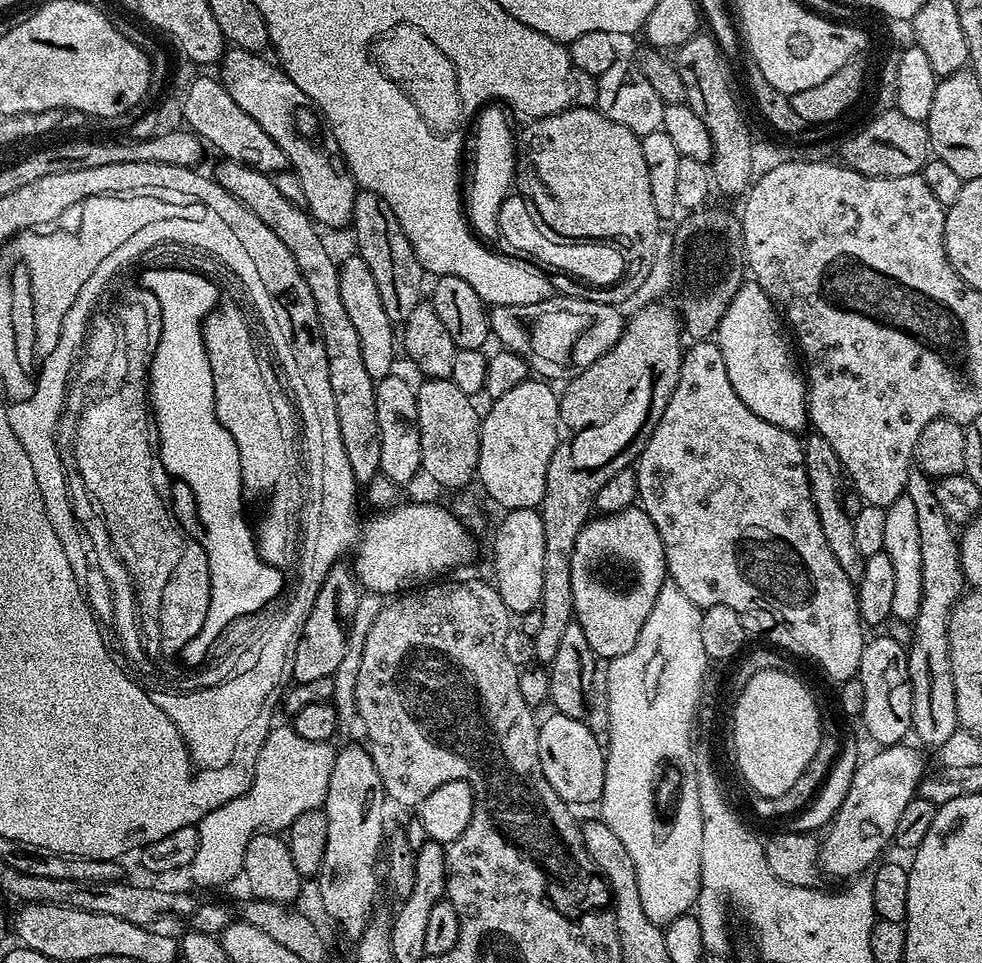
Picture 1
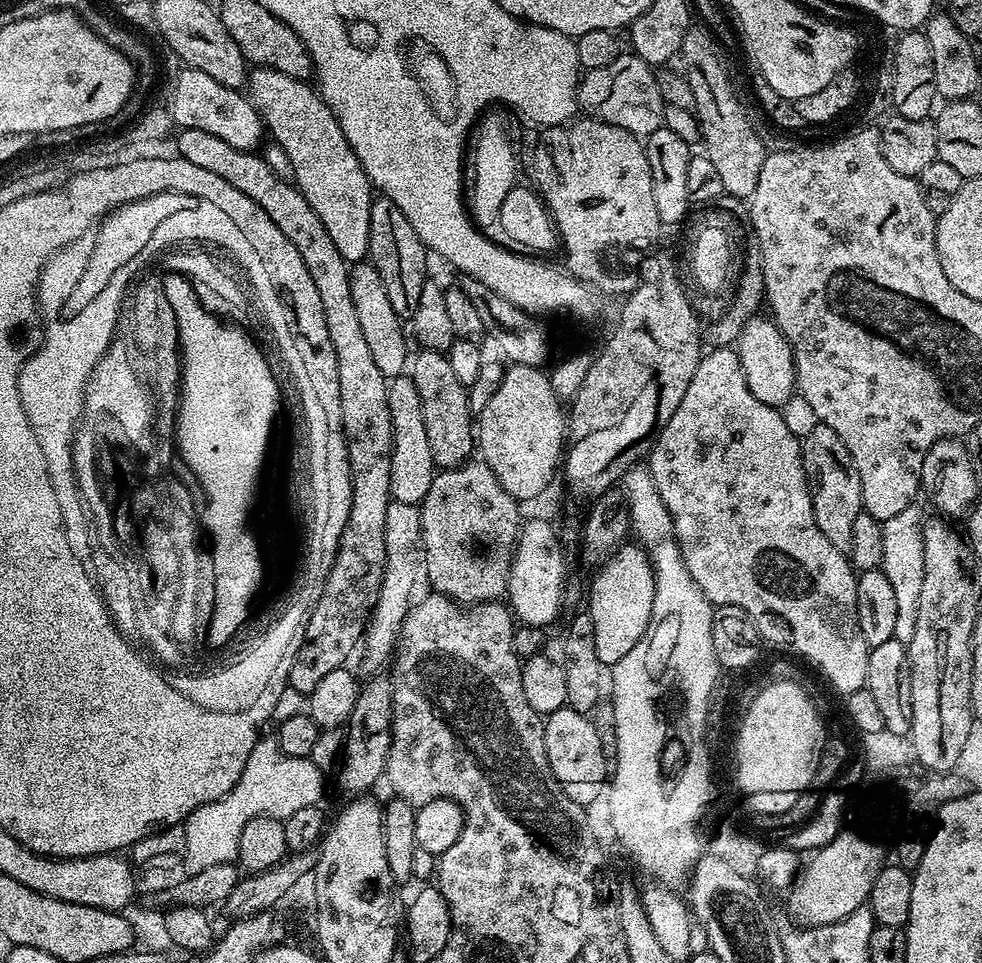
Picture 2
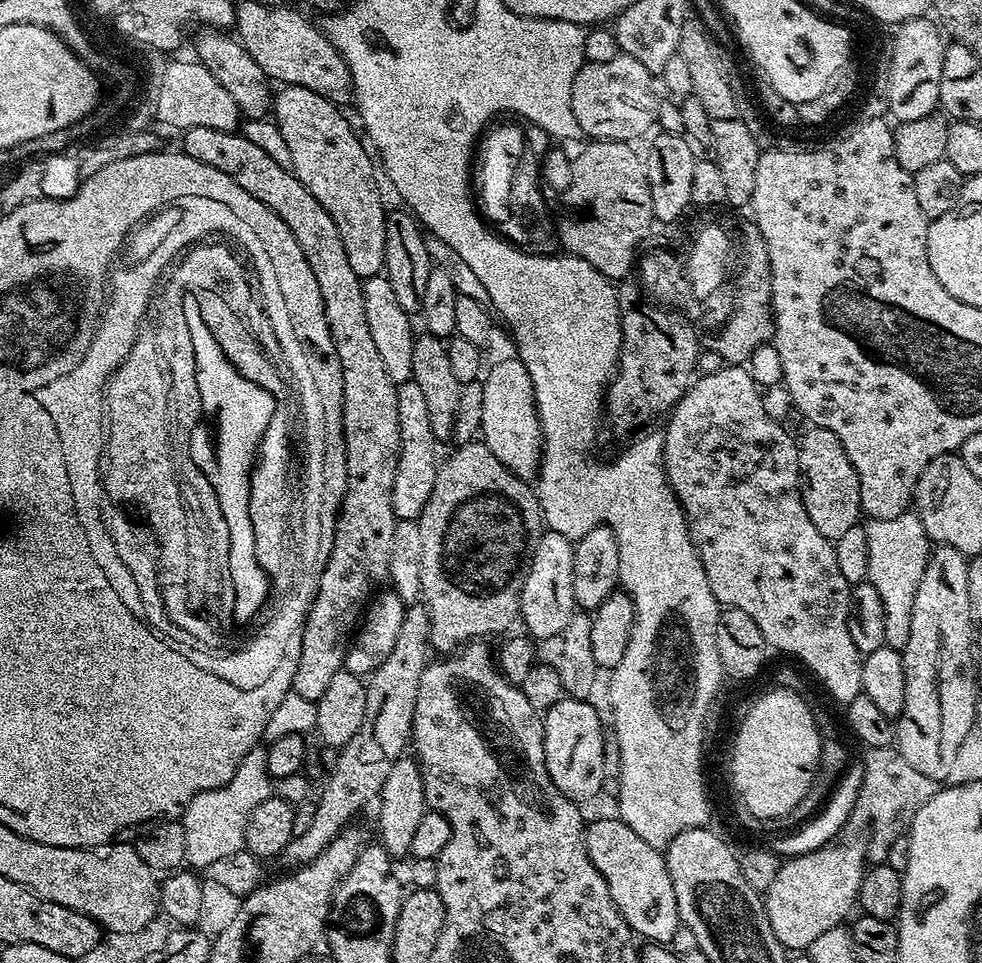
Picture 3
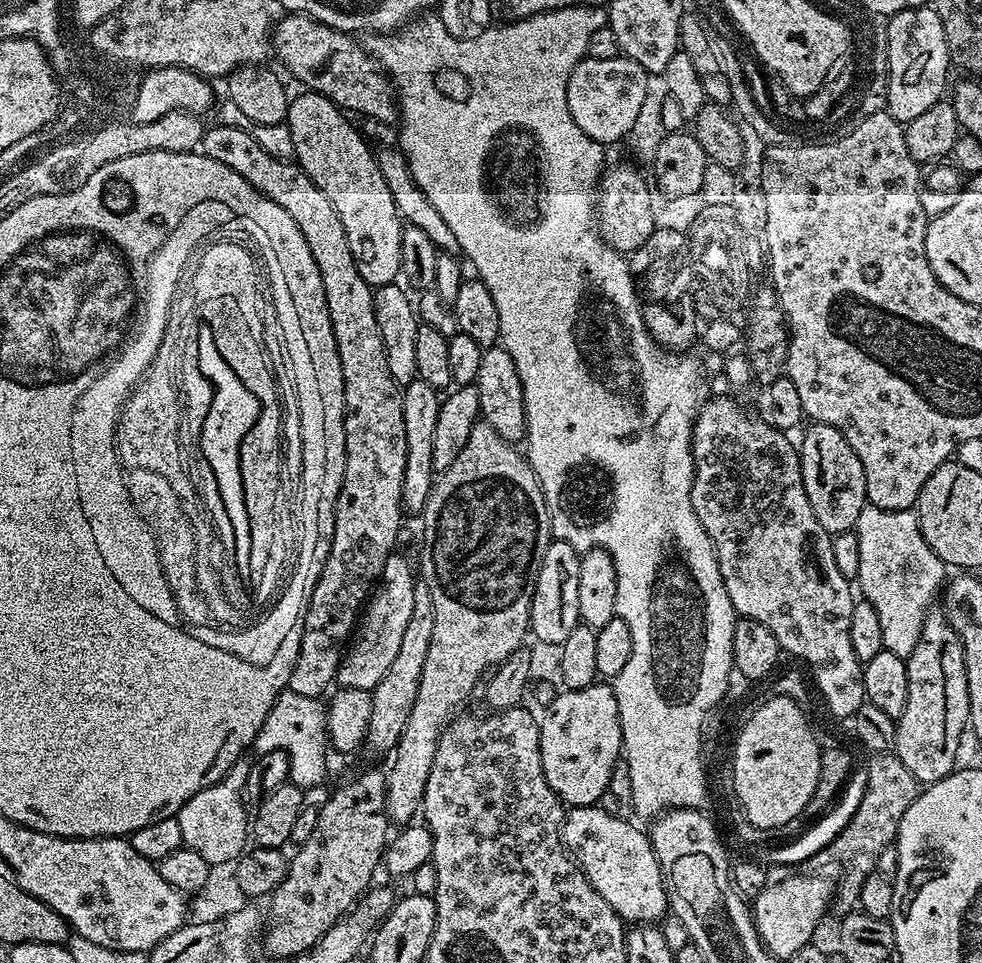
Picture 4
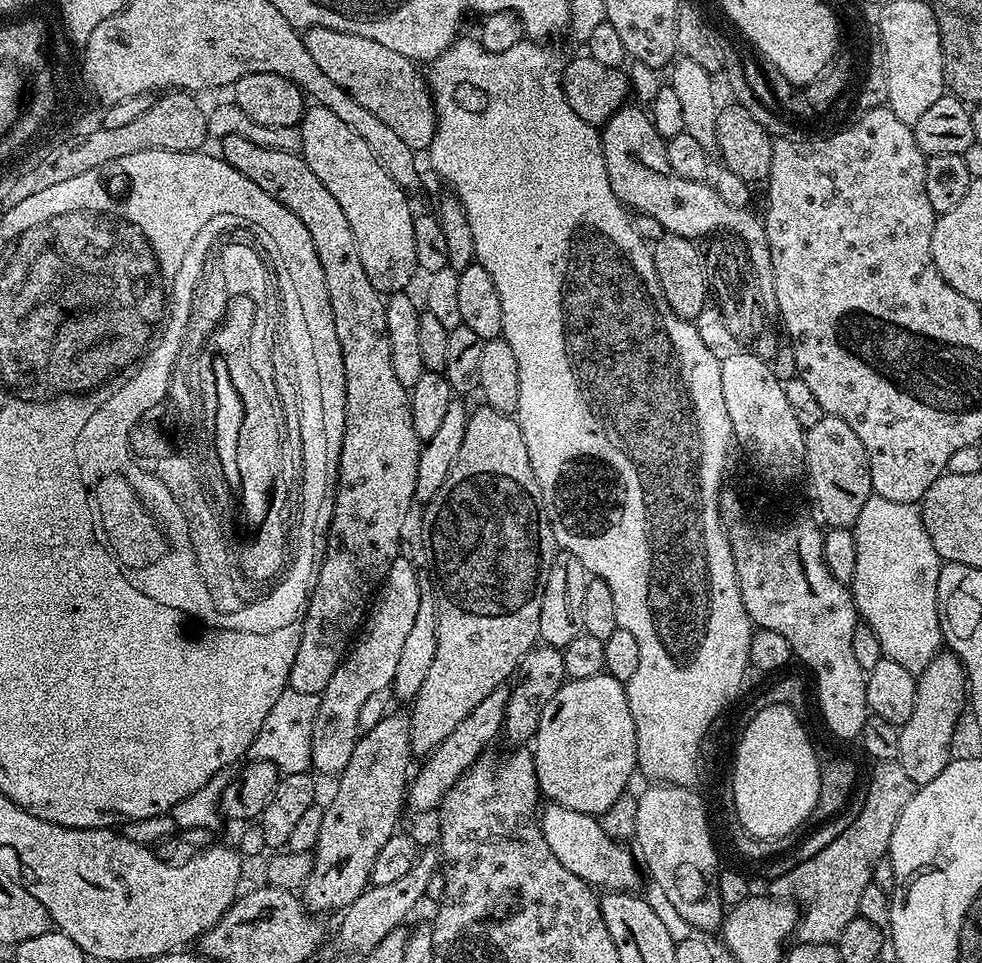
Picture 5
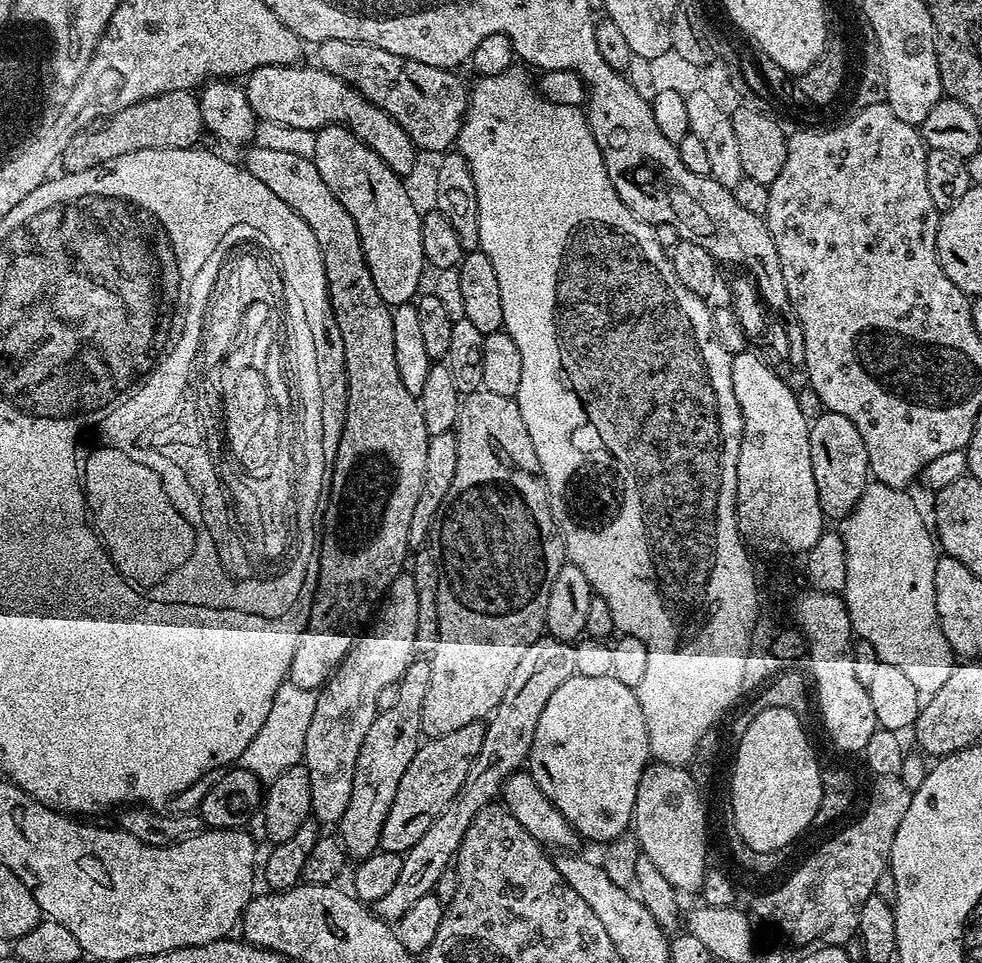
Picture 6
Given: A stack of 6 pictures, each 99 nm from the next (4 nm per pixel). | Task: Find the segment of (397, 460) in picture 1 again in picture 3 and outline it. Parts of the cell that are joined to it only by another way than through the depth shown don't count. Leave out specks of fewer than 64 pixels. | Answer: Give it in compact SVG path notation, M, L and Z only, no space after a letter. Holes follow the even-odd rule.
M411 379L397 384L396 393L400 453L394 474L394 494L390 494L390 502L394 506L397 521L419 521L422 510L426 510L426 502L430 502L430 490L434 490L434 478L438 467L438 459L436 460L438 441L433 428L430 427L430 410L426 406L426 397L418 387L418 382Z

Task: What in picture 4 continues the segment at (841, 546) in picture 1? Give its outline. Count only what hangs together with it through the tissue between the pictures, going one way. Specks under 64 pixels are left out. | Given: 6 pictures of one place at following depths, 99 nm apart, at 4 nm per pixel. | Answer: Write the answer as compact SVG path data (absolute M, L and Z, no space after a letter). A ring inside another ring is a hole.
M817 424L807 425L804 441L799 441L800 465L802 466L802 482L806 486L806 498L810 498L810 510L814 510L814 518L818 518L818 526L829 534L850 532L855 529L858 514L868 504L866 494L866 474L862 470L862 462L858 462L858 454L846 438L834 426Z

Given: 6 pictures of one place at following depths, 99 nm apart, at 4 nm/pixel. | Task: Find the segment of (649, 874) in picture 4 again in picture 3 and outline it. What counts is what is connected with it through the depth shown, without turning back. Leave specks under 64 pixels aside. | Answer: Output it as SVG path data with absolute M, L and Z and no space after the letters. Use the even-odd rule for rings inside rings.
M619 818L596 820L593 824L591 821L584 833L584 845L590 862L594 862L598 874L606 878L606 886L610 886L614 906L618 906L633 933L637 937L645 936L643 939L653 944L671 945L682 925L668 862L661 849L650 846L650 842L642 842L642 838L638 838L638 834Z

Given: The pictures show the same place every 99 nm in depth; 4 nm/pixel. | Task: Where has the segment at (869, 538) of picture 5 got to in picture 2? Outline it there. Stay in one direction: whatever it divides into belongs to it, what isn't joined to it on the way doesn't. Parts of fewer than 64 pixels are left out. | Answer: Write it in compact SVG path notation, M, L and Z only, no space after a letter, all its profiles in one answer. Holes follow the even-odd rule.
M913 506L882 524L882 560L880 568L890 580L894 599L898 604L898 618L894 622L894 637L907 645L914 634L915 611L918 610L918 594L922 585L922 515L919 507Z

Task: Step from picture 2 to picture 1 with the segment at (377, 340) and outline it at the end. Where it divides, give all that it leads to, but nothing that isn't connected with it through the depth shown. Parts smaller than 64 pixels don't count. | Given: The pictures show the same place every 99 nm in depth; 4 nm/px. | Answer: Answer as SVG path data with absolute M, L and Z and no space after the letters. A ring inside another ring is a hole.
M358 254L351 255L339 261L338 287L342 290L342 302L346 305L346 314L350 314L354 327L358 329L358 338L362 342L362 362L365 363L370 378L378 381L393 375L395 368L392 367L396 364L396 348L398 352L398 332L390 314L386 314L386 306L382 306L382 294L378 294L378 282L374 282L374 274L370 271L370 266L366 266L366 262Z

